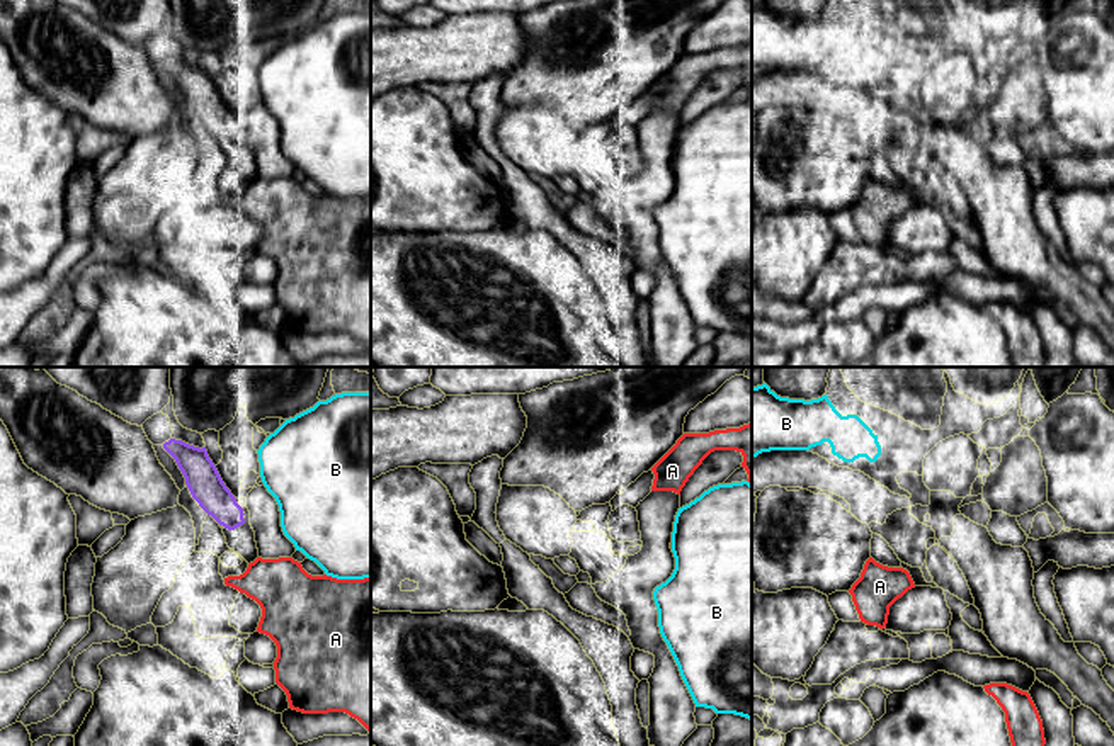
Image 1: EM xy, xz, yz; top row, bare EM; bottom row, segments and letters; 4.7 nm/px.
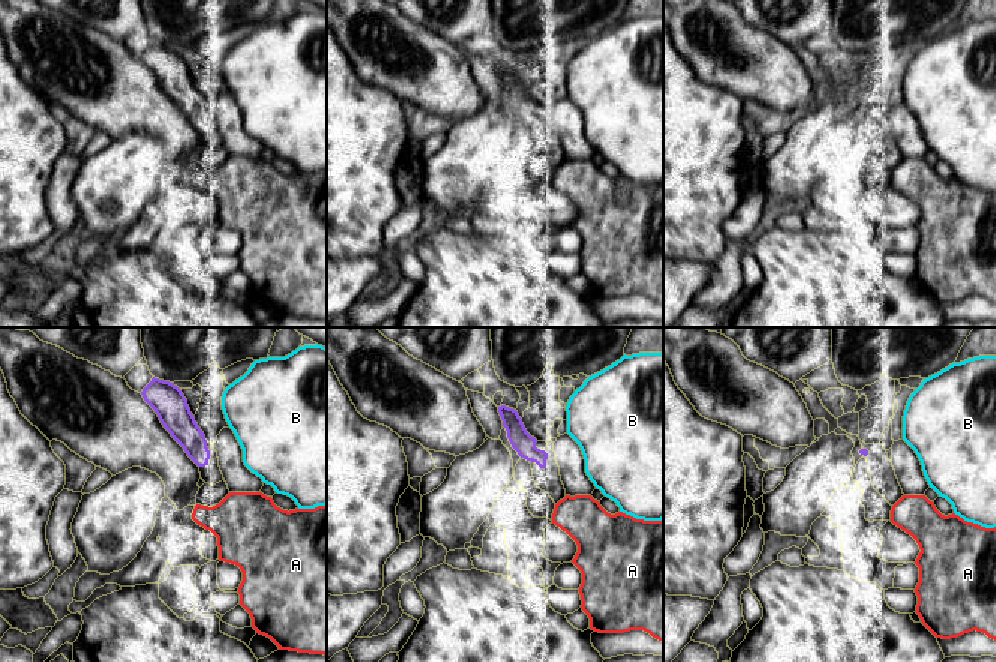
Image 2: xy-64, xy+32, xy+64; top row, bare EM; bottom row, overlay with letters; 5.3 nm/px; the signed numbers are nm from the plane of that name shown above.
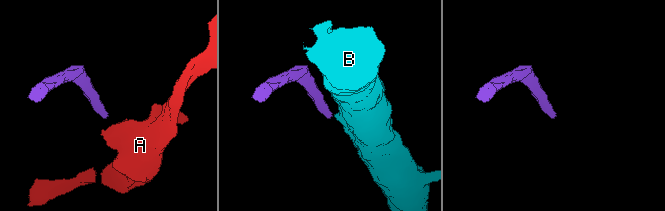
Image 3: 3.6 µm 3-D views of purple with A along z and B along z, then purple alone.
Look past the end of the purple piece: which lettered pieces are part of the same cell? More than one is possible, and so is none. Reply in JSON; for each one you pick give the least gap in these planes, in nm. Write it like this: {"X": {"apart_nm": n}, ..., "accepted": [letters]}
{"accepted": []}

